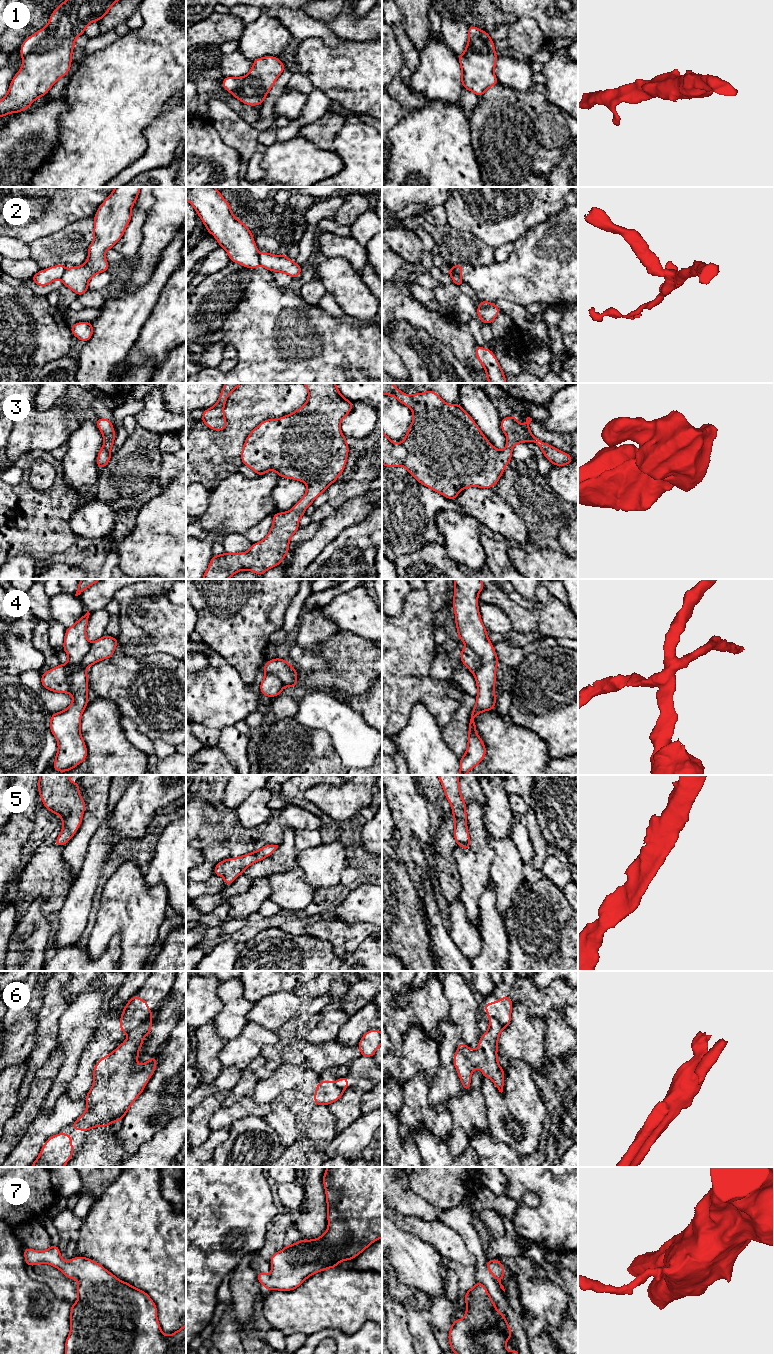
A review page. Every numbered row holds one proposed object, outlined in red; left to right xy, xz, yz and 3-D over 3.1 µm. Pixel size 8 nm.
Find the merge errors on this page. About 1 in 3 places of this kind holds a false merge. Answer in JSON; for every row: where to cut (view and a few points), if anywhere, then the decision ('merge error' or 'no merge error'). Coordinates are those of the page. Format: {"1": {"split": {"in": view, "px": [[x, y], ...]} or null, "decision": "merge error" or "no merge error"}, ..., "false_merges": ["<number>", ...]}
{"1": {"split": null, "decision": "no merge error"}, "2": {"split": {"in": "xz", "px": [[258, 254], [260, 265]]}, "decision": "merge error"}, "3": {"split": null, "decision": "no merge error"}, "4": {"split": {"in": "yz", "px": [[466, 645], [480, 660], [480, 668], [475, 674]]}, "decision": "merge error"}, "5": {"split": null, "decision": "no merge error"}, "6": {"split": {"in": "xy", "px": [[151, 1015], [128, 1034]]}, "decision": "merge error"}, "7": {"split": null, "decision": "no merge error"}, "false_merges": ["2", "4", "6"]}

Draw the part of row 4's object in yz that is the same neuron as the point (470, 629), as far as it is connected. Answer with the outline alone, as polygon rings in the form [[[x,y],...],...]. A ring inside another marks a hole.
[[[454,579],[452,605],[458,638],[470,647],[481,660],[481,668],[475,674],[478,694],[476,705],[469,718],[468,747],[460,758],[458,775],[466,775],[486,755],[486,747],[476,732],[474,717],[484,711],[495,709],[495,682],[498,657],[487,636],[478,610],[478,594],[485,587],[481,579]]]

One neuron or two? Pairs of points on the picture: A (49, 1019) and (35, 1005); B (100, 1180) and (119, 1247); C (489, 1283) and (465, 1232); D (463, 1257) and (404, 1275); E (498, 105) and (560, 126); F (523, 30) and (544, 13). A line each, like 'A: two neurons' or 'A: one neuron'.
A: two neurons
B: two neurons
C: one neuron
D: two neurons
E: one neuron
F: two neurons

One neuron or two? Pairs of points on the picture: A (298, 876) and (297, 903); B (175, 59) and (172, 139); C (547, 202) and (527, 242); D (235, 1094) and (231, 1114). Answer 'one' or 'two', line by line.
A: one
B: two
C: two
D: two

